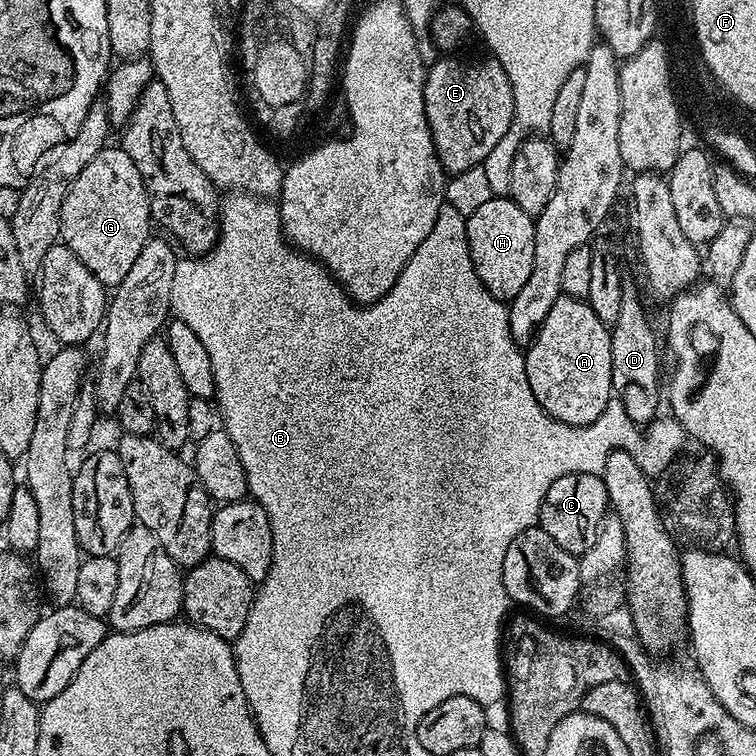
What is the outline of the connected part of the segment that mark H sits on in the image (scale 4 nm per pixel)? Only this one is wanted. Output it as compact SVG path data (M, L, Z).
M493 196L478 210L466 216L466 234L470 246L470 258L482 286L494 294L494 298L510 302L526 286L530 270L534 270L534 217L526 214L508 196Z

